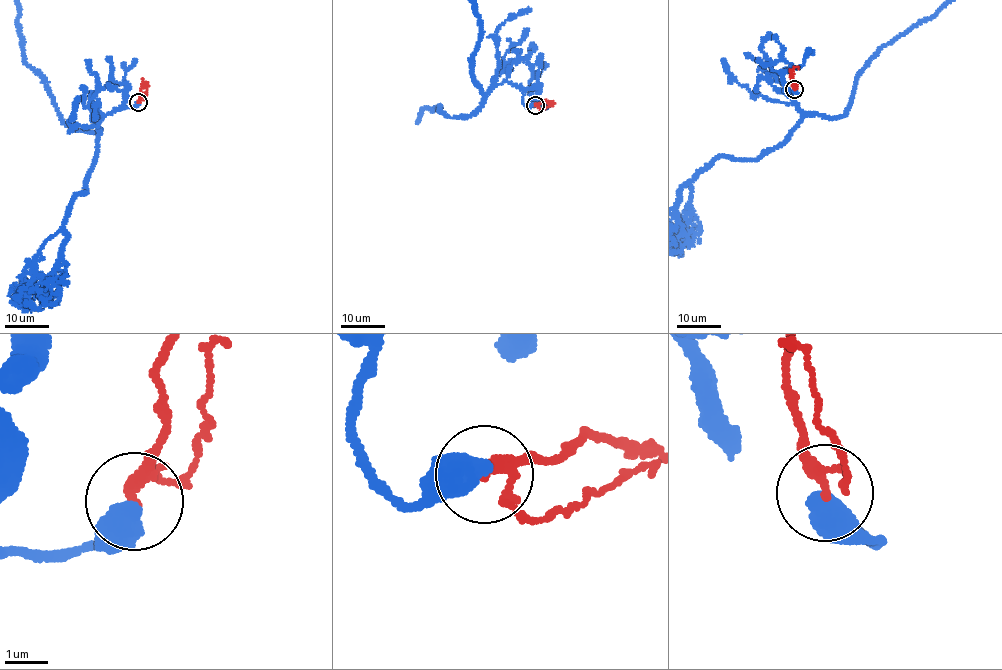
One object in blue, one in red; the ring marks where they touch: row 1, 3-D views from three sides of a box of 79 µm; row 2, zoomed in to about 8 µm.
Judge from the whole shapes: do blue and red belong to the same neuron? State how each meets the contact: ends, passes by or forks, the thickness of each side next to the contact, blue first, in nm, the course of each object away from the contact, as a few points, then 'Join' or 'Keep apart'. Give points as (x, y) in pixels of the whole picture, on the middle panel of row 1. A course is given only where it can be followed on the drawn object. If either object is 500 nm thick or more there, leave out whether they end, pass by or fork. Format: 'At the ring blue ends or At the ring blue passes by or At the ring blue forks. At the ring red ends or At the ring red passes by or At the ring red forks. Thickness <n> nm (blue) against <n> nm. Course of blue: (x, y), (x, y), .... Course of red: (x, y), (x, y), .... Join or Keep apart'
Thickness 650 nm (blue) against 220 nm. Course of red: (535, 105), (550, 101), (548, 106). Keep apart

